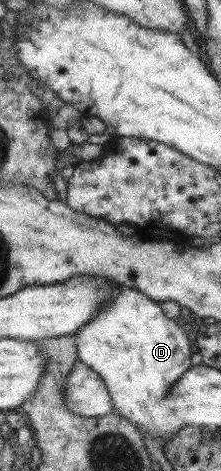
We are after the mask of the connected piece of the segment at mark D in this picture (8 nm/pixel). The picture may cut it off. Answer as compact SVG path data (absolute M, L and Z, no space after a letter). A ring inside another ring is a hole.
M115 282L113 301L105 303L101 311L77 331L76 344L79 361L93 368L107 382L118 415L128 420L135 428L142 429L155 441L163 442L163 453L167 455L168 443L179 434L183 426L178 416L167 406L165 399L171 387L193 368L191 354L196 350L193 349L195 345L191 344L191 339L186 336L179 323L167 317L165 311L161 309L161 304L147 297L147 294Z

